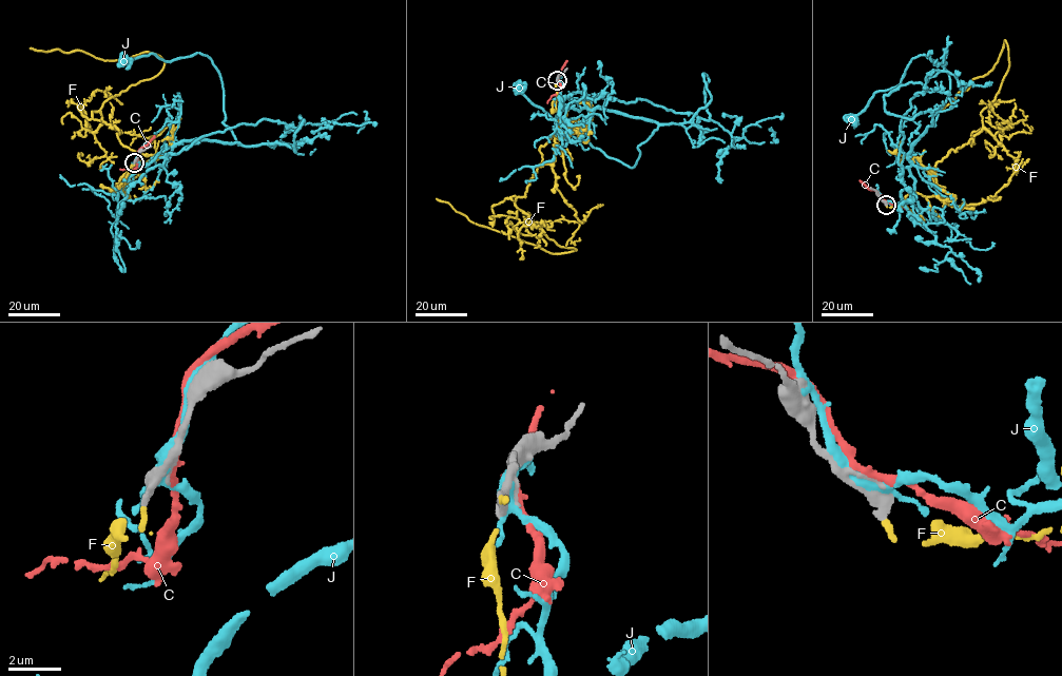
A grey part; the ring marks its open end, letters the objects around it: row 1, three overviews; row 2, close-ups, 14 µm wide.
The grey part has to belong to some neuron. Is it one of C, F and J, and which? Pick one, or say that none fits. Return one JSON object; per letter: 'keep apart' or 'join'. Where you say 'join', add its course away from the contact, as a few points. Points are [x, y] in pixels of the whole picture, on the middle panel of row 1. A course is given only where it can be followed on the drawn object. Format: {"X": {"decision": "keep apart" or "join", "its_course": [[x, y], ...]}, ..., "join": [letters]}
{"C": {"decision": "keep apart"}, "F": {"decision": "join"}, "J": {"decision": "keep apart"}, "join": ["F"]}

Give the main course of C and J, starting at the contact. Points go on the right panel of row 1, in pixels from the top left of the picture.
C: (884, 200), (879, 192), (868, 189), (860, 180)
J: (884, 201), (912, 198), (909, 154), (934, 126), (948, 71), (911, 58), (898, 85), (852, 118)

